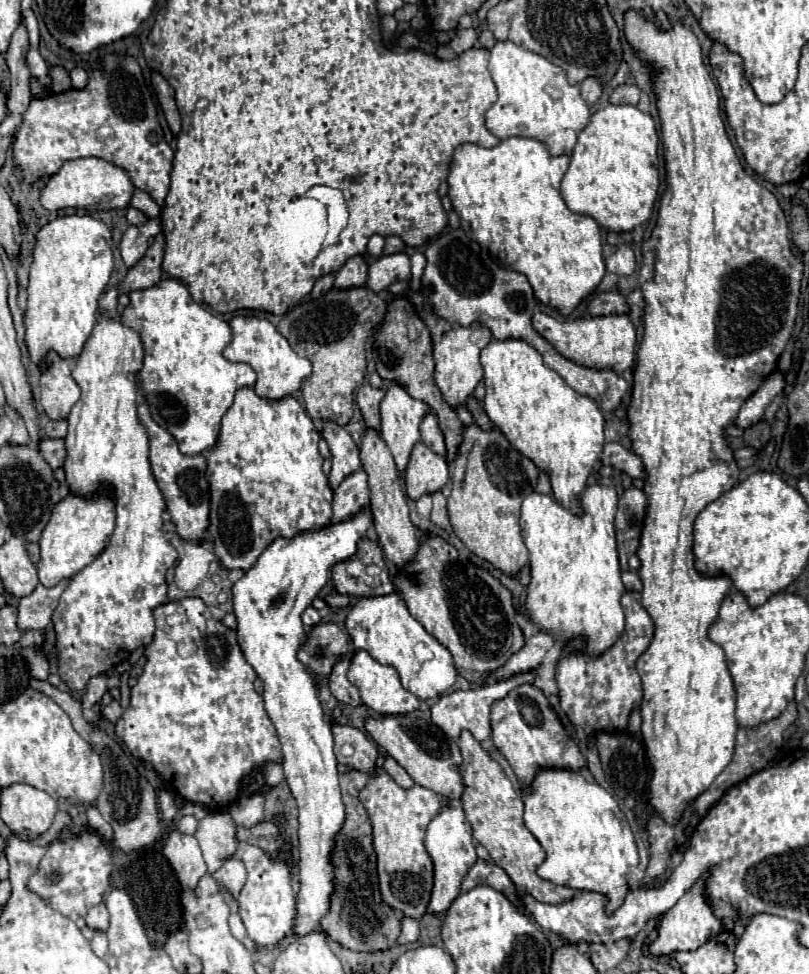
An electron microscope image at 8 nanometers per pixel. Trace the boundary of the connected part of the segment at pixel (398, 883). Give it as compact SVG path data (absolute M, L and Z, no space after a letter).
M381 769L375 777L369 777L369 783L359 793L359 799L373 823L381 899L401 915L419 921L427 911L433 889L433 863L423 847L423 839L429 821L441 809L441 797L421 785L403 789Z

